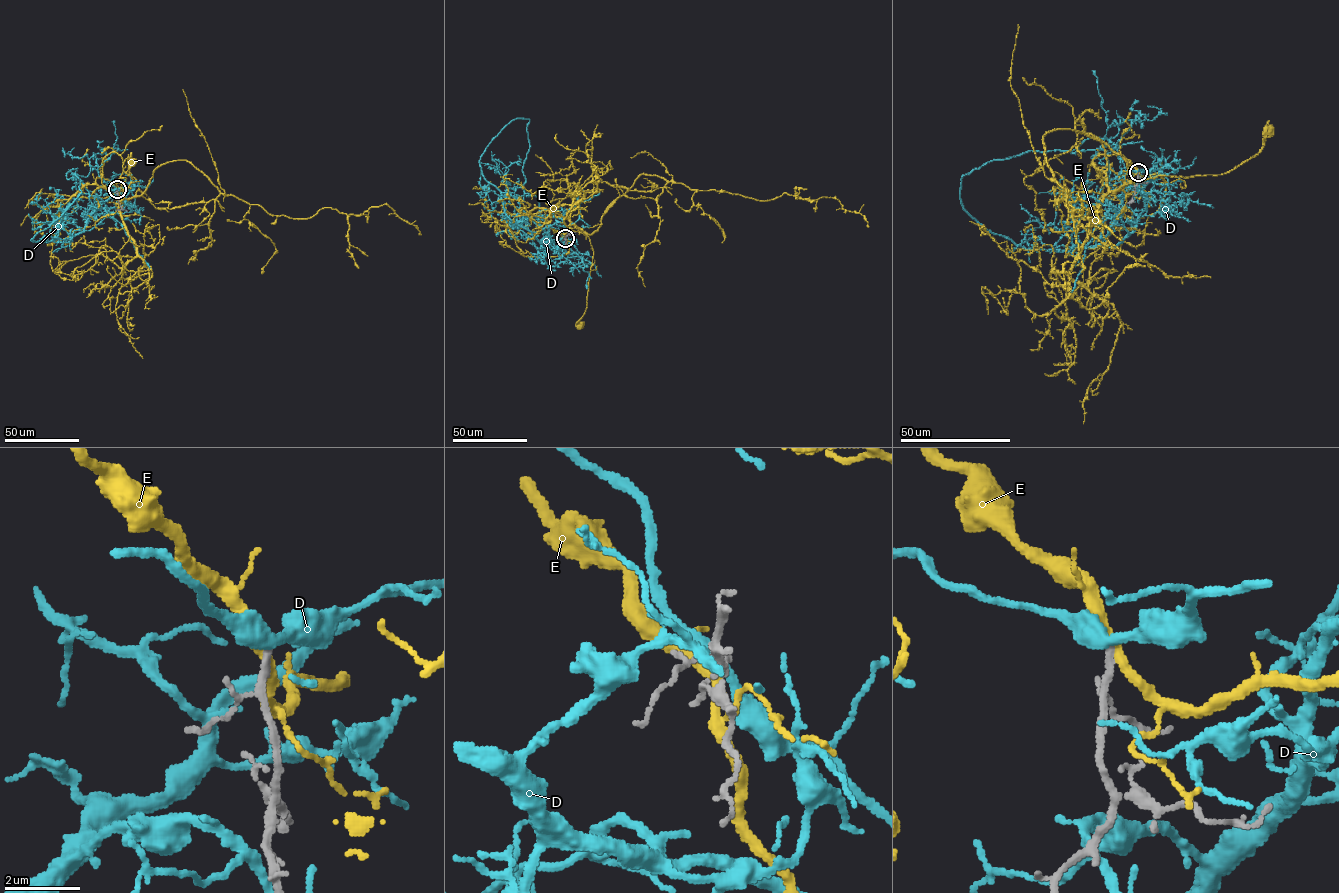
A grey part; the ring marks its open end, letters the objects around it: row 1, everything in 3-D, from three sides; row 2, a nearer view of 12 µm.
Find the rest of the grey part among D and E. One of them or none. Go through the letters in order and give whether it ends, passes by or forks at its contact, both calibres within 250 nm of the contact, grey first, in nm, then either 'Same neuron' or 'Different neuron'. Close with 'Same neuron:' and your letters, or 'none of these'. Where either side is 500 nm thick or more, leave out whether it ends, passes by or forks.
D: It passes by. Thickness 200 nm (grey) against 380 nm. Different neuron
E: It passes by. Thickness 140 nm (grey) against 320 nm. Different neuron
Same neuron: none of these

